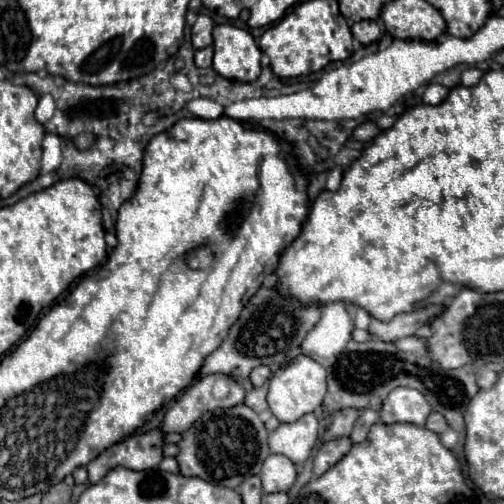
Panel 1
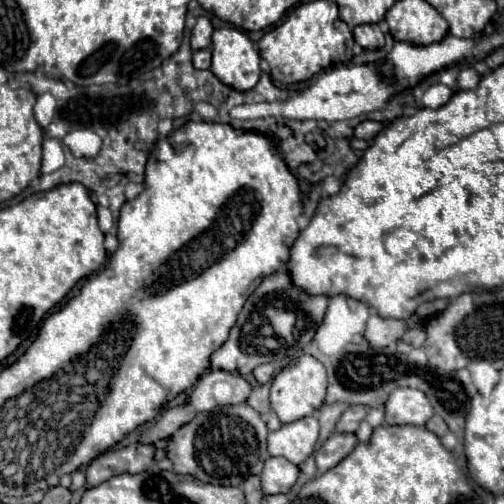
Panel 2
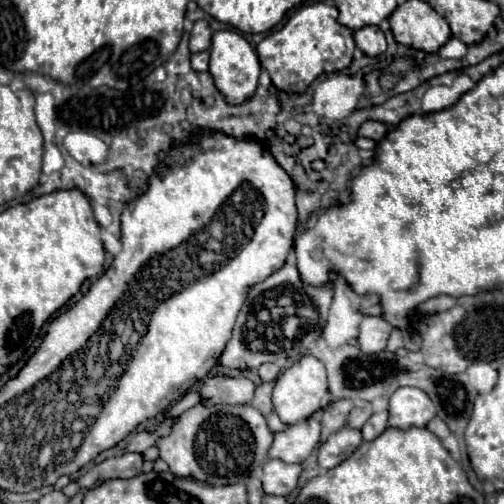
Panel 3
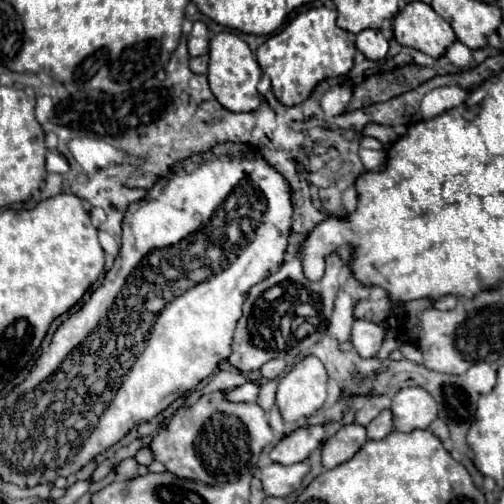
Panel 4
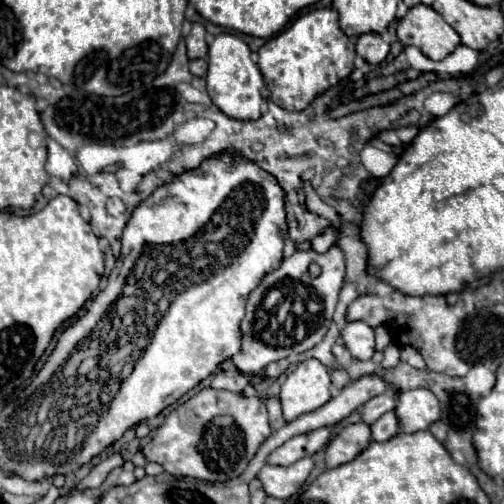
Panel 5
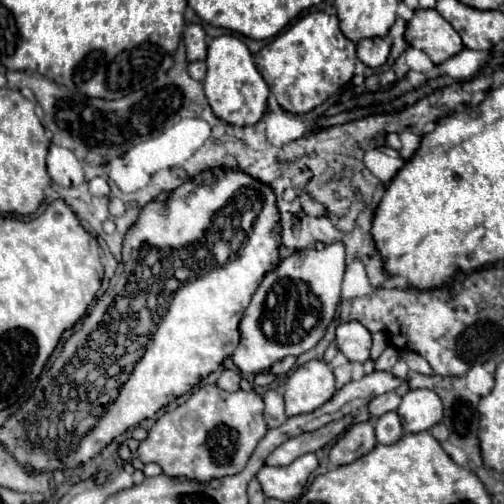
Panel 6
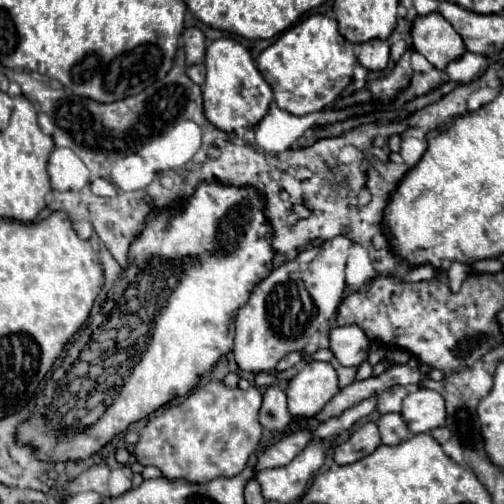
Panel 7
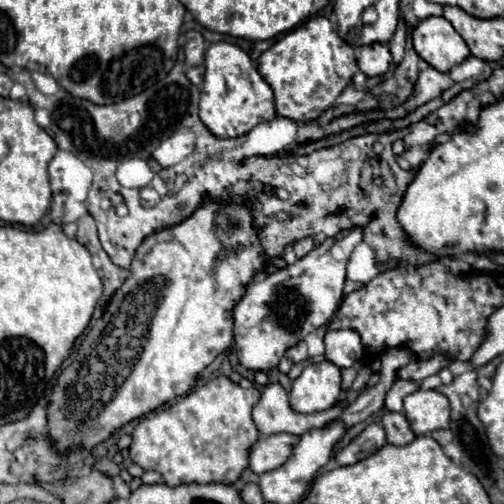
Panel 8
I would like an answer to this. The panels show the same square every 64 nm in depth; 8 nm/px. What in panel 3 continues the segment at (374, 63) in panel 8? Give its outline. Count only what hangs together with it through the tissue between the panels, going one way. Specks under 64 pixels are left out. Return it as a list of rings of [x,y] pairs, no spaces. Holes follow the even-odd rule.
[[[364,26],[354,32],[356,46],[368,54],[368,56],[378,56],[386,50],[386,38],[378,26]]]

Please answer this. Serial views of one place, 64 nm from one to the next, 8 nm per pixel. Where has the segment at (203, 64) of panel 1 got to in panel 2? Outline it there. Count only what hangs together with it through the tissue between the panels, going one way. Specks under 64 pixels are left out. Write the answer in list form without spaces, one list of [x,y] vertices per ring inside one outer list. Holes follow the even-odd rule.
[[[208,48],[194,52],[194,68],[210,68],[210,60],[212,60],[212,52]]]

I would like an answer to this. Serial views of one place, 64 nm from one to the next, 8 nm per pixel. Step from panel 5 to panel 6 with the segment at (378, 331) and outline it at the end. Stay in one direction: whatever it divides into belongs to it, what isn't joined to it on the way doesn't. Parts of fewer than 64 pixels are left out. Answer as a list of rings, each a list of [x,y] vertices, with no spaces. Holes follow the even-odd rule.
[[[384,331],[372,334],[372,347],[370,351],[370,359],[376,361],[388,346],[388,334]]]

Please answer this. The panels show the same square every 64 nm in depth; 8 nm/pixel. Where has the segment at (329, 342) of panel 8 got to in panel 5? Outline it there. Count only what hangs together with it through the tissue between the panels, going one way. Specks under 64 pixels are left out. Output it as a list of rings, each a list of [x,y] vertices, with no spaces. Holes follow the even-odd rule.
[[[348,322],[342,330],[344,344],[350,350],[350,354],[358,360],[370,360],[376,352],[376,334],[374,328],[370,328],[364,322]]]

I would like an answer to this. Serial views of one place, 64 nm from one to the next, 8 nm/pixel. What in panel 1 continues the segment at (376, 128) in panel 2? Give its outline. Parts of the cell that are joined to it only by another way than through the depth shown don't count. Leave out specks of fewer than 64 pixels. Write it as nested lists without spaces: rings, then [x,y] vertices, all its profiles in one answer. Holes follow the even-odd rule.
[[[362,122],[356,130],[354,130],[354,136],[360,140],[360,142],[370,142],[376,134],[380,132],[380,128],[374,124],[374,122]]]

